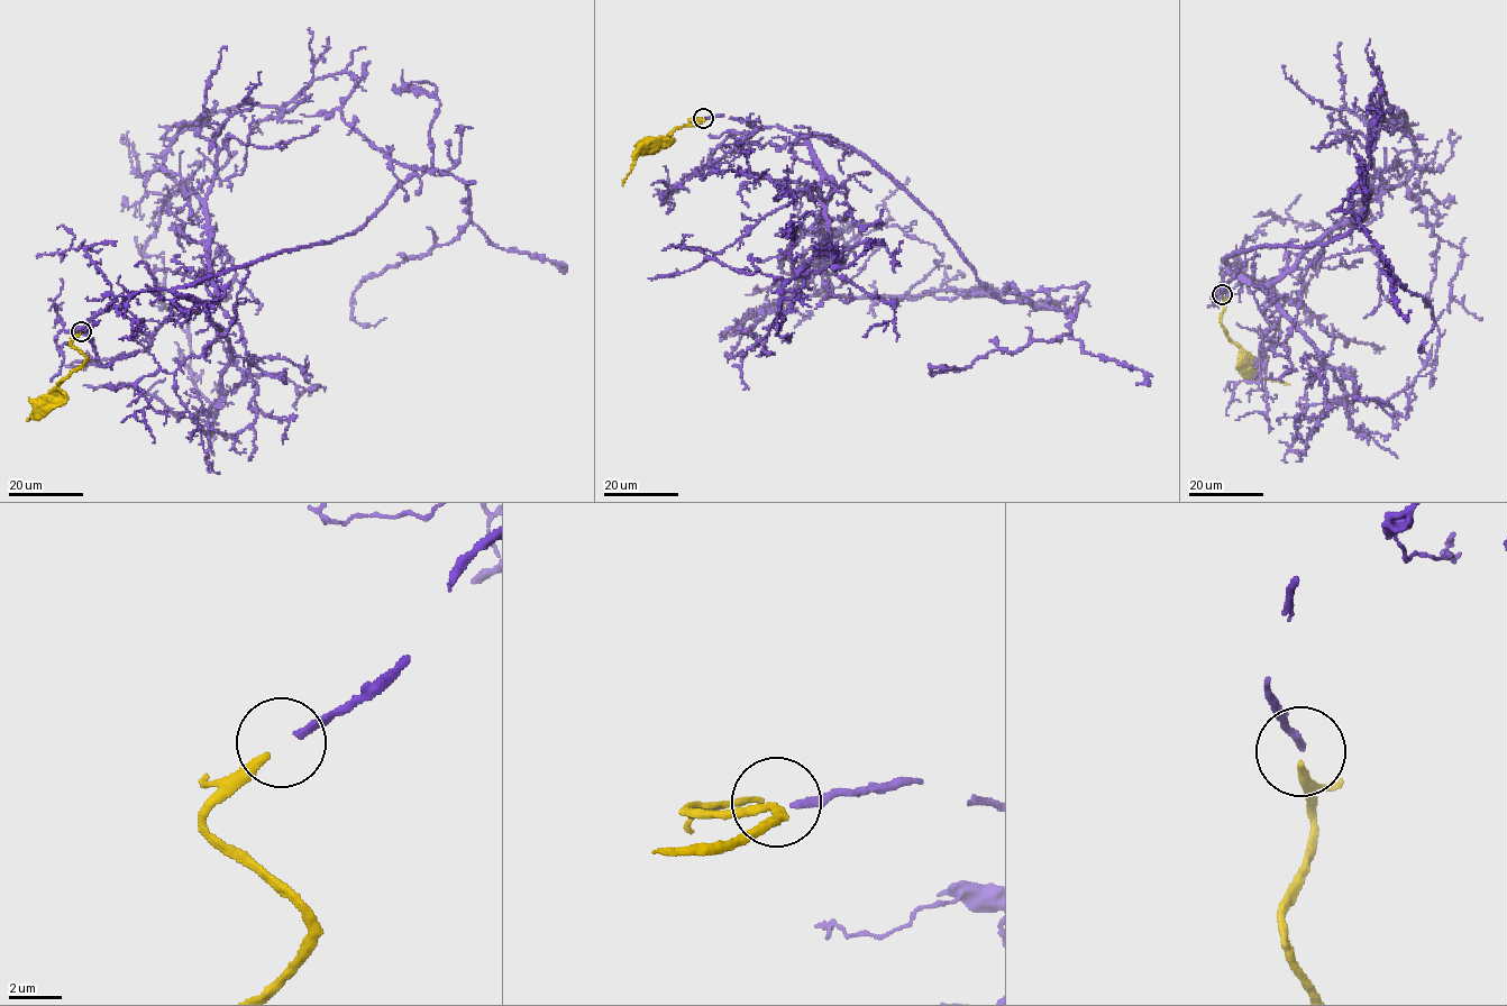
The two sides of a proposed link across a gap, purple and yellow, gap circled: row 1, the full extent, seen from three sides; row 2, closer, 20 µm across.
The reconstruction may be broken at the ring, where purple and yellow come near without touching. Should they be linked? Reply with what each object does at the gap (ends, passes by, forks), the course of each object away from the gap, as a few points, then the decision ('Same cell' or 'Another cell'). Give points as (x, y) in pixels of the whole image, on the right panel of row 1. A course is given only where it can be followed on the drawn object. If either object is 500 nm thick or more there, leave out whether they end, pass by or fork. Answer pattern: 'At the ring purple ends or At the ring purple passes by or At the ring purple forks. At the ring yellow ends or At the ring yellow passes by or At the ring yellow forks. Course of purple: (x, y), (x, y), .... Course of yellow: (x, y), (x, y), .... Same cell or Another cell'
At the ring purple ends. At the ring yellow ends. Course of purple: (1223, 294), (1231, 255), (1327, 244), (1362, 193), (1334, 210), (1428, 301), (1421, 345). Course of yellow: (1223, 295), (1221, 325), (1227, 338), (1250, 356), (1261, 377), (1289, 384). Same cell

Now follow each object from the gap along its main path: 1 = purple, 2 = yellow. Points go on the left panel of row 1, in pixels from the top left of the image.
1: (83, 331), (138, 292), (354, 232), (416, 170), (473, 182), (455, 238), (361, 283), (352, 318), (385, 318)
2: (80, 332), (71, 343), (85, 356), (84, 362), (27, 420)

